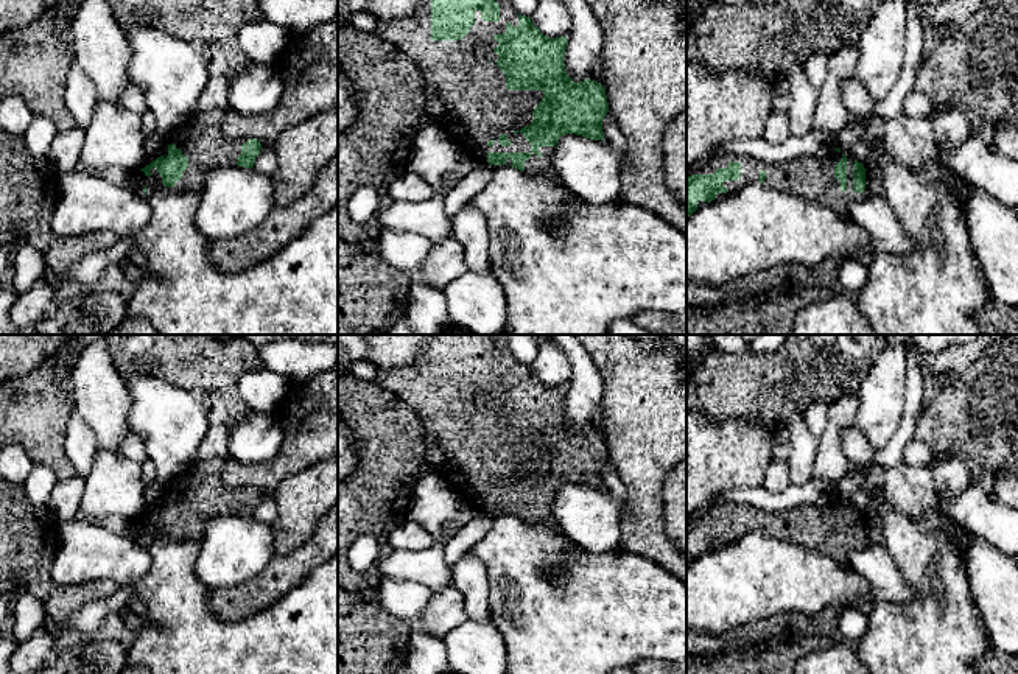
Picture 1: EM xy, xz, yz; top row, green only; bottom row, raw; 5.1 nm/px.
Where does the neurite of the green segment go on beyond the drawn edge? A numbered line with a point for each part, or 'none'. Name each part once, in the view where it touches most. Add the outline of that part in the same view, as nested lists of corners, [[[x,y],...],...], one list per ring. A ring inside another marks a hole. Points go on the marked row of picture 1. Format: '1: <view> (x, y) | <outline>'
1: xz (466, 94) | [[[420,0],[408,17],[380,20],[377,34],[400,50],[423,75],[427,87],[427,111],[433,123],[441,125],[455,142],[478,165],[489,165],[489,153],[531,153],[531,143],[521,132],[514,134],[520,115],[532,112],[543,98],[542,90],[507,90],[506,75],[497,62],[479,56],[481,48],[495,48],[495,34],[506,31],[506,23],[518,26],[518,12],[511,0],[495,0],[500,5],[500,20],[484,22],[475,11],[475,25],[461,40],[431,39],[431,0]]]

